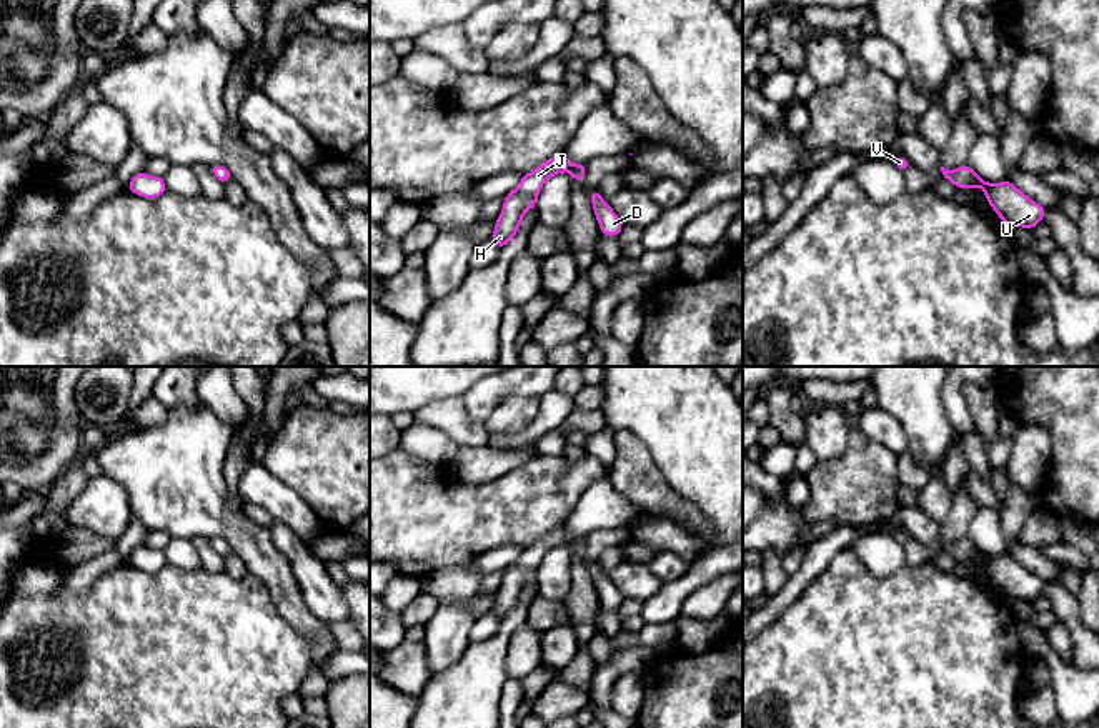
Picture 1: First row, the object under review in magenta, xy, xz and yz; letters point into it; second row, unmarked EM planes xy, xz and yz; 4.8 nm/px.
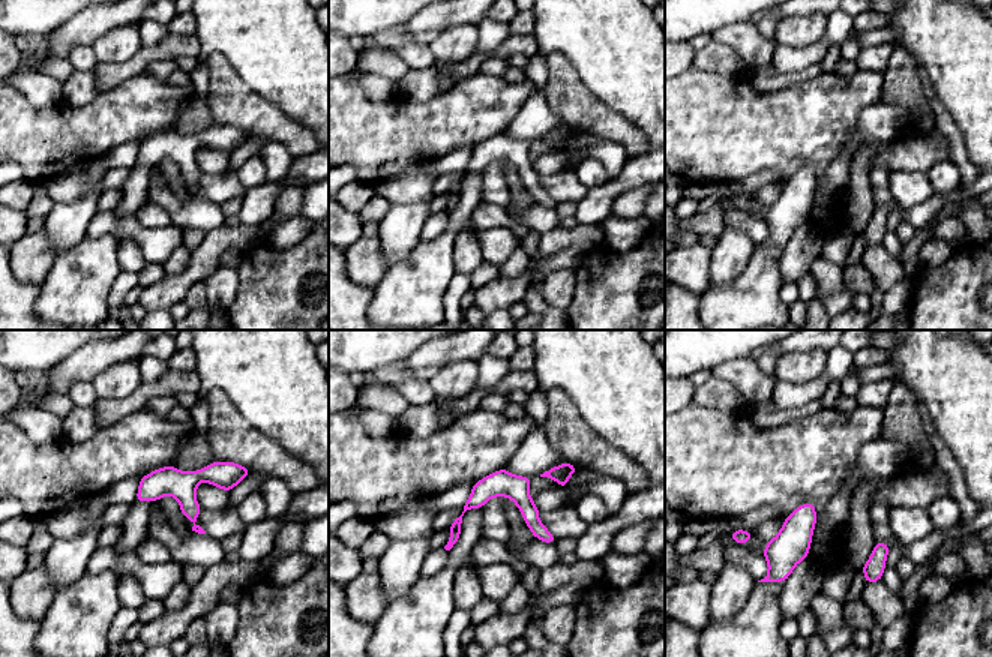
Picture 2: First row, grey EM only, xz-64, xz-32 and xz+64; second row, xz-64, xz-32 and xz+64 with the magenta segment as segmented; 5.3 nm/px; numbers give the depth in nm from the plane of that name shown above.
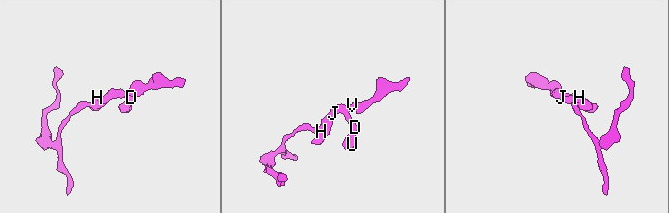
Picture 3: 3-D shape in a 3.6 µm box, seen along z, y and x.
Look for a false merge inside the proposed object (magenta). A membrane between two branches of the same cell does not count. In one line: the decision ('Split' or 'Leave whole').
Leave whole

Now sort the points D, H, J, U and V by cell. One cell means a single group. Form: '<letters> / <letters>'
D H J U V

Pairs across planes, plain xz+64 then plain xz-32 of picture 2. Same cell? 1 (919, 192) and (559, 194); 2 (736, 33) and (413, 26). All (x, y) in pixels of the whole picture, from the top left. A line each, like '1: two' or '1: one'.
1: one
2: two

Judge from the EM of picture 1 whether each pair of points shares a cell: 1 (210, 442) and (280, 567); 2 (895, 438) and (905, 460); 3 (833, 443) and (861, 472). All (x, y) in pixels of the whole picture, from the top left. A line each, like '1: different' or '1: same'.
1: same
2: different
3: different

